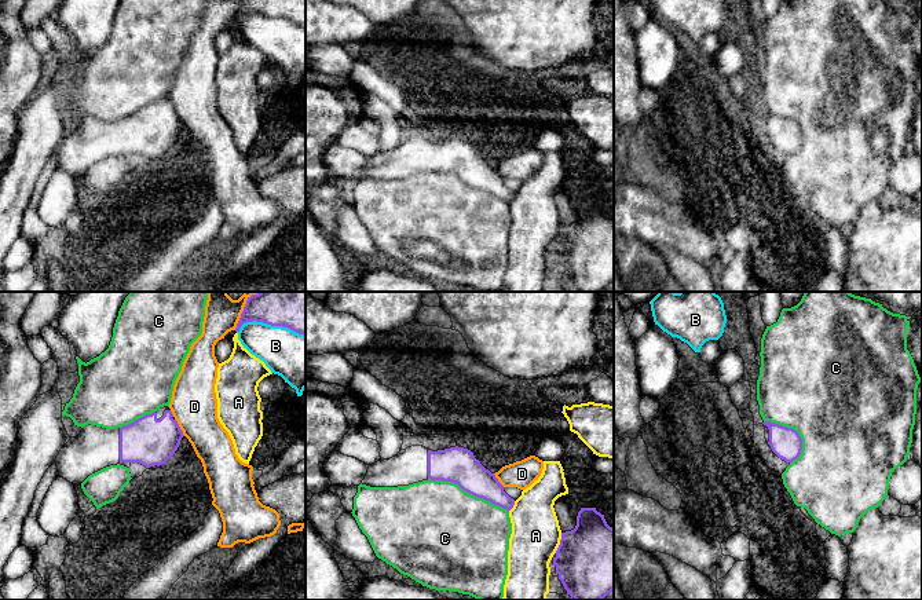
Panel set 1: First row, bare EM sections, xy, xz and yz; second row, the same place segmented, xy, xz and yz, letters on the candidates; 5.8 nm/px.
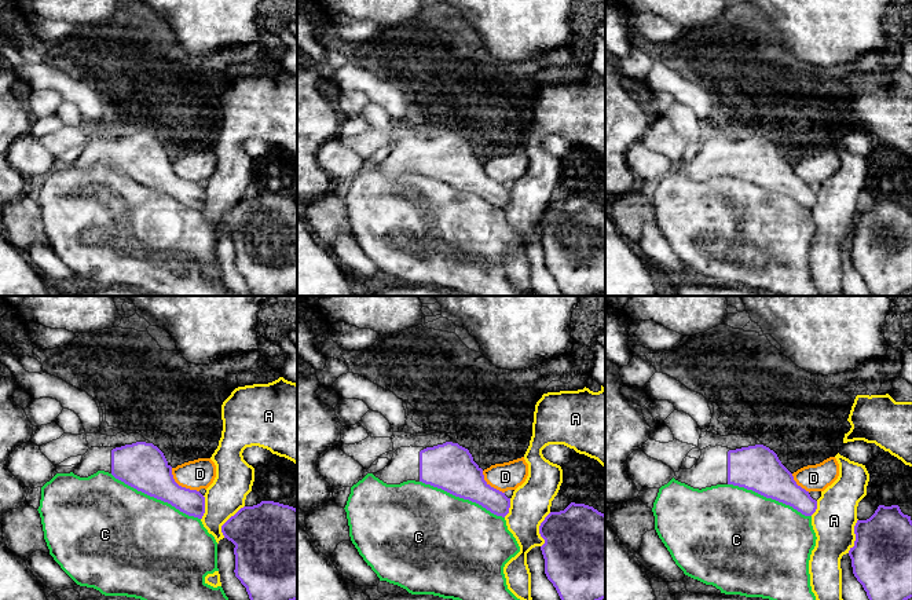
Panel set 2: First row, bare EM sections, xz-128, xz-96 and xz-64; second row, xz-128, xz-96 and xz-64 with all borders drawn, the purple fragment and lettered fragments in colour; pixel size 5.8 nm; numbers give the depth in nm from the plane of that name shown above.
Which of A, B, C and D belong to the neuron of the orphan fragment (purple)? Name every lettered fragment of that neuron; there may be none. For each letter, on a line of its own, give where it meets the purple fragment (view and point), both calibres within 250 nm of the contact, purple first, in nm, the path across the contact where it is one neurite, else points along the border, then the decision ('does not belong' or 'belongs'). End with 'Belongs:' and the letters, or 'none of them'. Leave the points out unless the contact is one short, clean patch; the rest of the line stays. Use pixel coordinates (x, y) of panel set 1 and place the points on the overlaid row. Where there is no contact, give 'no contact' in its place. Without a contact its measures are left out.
A: meets purple in xz at (560, 542); 420 nm thick on the purple side, 280 nm on the other; does not belong
B: meets purple in xy at (271, 325); 440 nm thick on the purple side, 280 nm on the other; does not belong
C: meets purple in xz at (468, 491); 220 nm thick on the purple side, 480 nm on the other; does not belong
D: meets purple in xy at (179, 427); 280 nm thick on the purple side, 280 nm on the other; does not belong
Belongs: none of them

